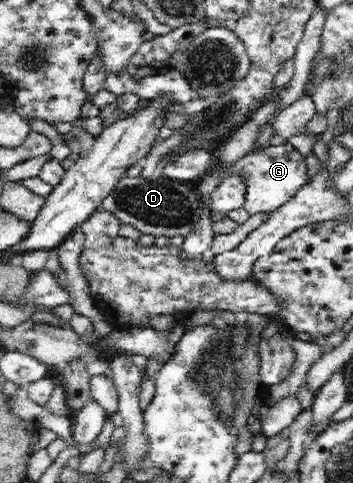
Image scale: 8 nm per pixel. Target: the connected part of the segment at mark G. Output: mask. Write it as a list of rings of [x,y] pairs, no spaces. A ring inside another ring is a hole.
[[[289,143],[272,146],[266,154],[260,154],[260,156],[250,153],[242,160],[238,160],[228,173],[234,170],[242,170],[242,173],[249,175],[249,185],[243,206],[250,215],[258,212],[272,212],[280,208],[309,179],[308,164],[304,154]]]

